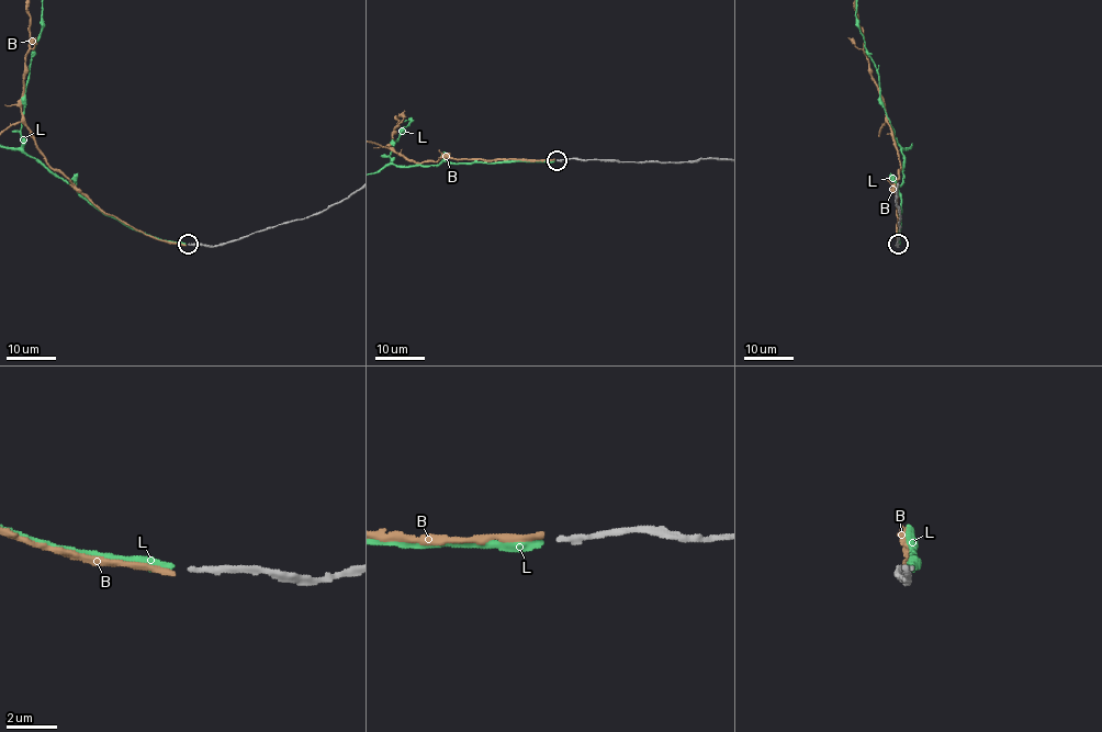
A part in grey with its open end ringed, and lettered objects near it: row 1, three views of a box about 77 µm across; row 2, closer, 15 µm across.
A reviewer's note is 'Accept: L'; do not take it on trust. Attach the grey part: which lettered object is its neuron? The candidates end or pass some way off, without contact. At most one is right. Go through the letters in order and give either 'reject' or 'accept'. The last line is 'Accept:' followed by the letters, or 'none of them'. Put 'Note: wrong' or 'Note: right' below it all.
B: reject
L: accept
Accept: L
Note: right

